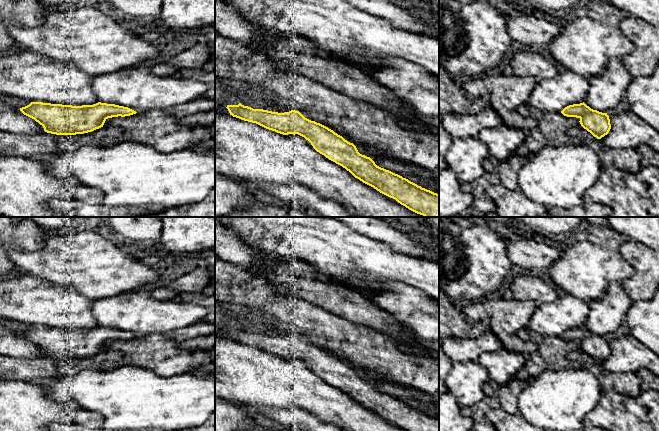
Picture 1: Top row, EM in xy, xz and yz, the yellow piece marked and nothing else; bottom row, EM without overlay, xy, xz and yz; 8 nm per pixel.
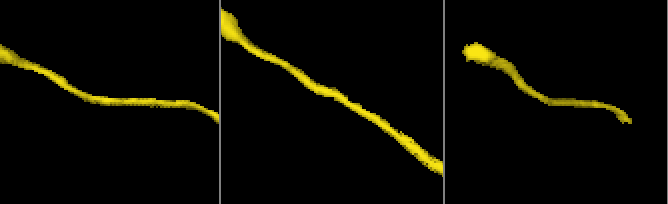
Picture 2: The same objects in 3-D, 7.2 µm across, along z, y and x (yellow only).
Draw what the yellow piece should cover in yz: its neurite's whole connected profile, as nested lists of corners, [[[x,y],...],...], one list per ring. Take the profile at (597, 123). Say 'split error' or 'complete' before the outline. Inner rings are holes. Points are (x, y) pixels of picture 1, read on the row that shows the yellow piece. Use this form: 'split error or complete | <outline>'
complete | [[[584,102],[565,107],[561,113],[567,117],[580,119],[581,126],[597,139],[607,135],[611,129],[610,119],[607,113],[591,109]]]

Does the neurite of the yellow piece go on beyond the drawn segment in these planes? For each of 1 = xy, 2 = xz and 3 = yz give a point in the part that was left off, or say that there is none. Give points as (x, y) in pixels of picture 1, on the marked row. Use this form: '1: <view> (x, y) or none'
1: none
2: none
3: none

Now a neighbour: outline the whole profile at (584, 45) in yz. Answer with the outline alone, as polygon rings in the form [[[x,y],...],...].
[[[583,16],[565,21],[547,49],[566,69],[592,77],[601,74],[611,58],[622,59],[635,47],[618,27]]]

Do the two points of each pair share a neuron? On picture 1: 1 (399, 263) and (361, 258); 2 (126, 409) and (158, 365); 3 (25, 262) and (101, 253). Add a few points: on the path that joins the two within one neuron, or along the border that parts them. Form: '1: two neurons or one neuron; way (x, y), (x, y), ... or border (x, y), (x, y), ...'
1: one neuron; way (390, 263), (377, 263), (370, 260)
2: two neurons; border (145, 366), (165, 376), (177, 375)
3: one neuron; way (44, 259), (82, 259)

